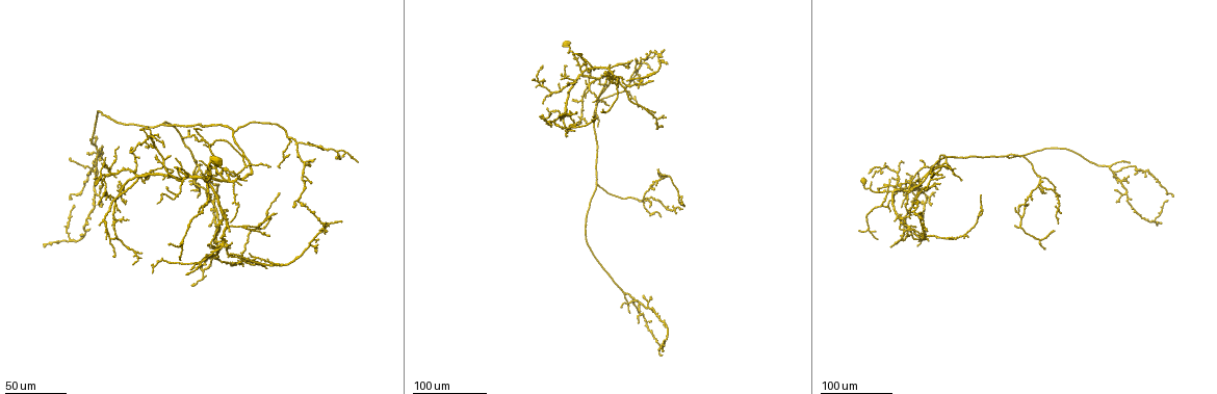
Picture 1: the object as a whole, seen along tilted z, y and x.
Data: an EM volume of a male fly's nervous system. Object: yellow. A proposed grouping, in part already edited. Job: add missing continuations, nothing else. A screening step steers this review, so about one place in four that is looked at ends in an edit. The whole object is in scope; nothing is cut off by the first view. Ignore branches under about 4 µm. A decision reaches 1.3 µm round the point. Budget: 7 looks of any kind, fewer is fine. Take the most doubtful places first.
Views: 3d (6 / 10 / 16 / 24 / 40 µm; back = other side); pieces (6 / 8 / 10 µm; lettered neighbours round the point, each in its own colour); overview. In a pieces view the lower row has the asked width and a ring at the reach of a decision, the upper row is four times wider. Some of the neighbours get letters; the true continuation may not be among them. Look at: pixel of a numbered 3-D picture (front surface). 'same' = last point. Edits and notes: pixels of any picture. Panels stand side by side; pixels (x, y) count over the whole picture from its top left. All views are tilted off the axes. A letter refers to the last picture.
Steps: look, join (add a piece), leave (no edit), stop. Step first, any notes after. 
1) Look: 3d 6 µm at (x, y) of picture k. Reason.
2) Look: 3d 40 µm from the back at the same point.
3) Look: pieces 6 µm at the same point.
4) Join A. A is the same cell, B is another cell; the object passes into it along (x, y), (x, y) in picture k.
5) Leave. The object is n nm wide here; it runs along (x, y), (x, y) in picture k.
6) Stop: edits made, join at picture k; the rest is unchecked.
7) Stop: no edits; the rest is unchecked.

Look: 3d 24 µm at (1128, 162) of picture 1.

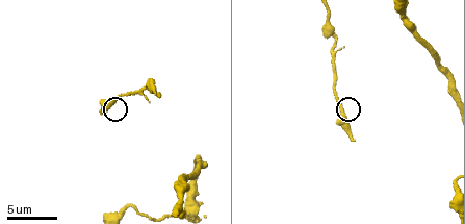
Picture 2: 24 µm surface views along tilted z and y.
Look: pieces 10 µm at (102, 114) of picture 2. See the neighbours.

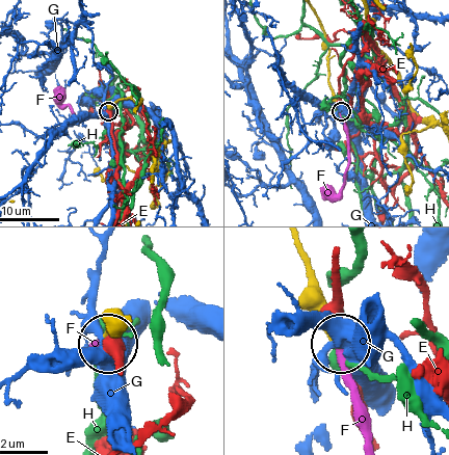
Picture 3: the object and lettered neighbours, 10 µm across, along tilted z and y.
Leave. The object is 200 nm wide here; E, F, G and H are other cells; no lettered piece goes on from it.

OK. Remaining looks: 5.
Look: 3d 40 µm at (623, 78) of picture 1. Branch stops here.

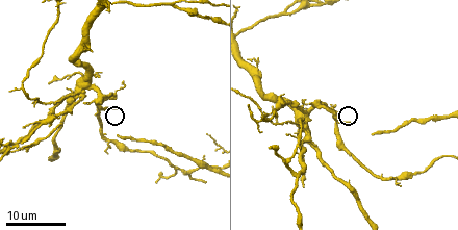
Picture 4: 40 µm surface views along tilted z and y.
Look: pieces 10 µm at (116, 109) of picture 4. See the neighbours.

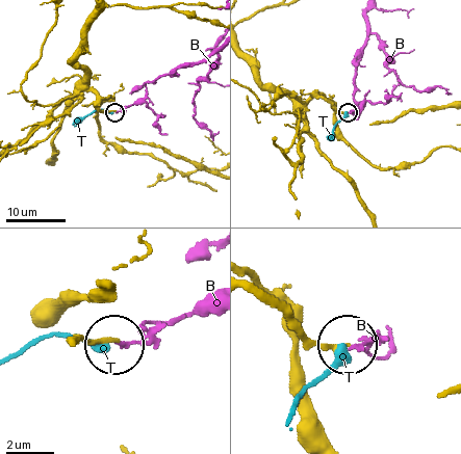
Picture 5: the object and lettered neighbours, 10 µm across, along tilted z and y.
Leave. B and T are other cells; none of them fits.

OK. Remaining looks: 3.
Look: 3d 24 µm at (100, 208) of picture 1. Long arm stops here.

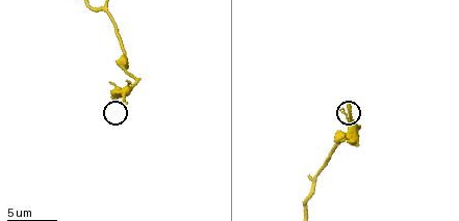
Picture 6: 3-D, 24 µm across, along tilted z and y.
Look: 3d 10 µm at (351, 104) of picture 6.

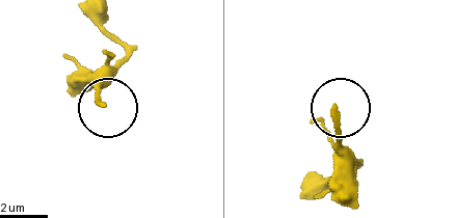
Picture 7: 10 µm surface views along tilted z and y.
Look: pieces 6 µm at (104, 104) of picture 7.

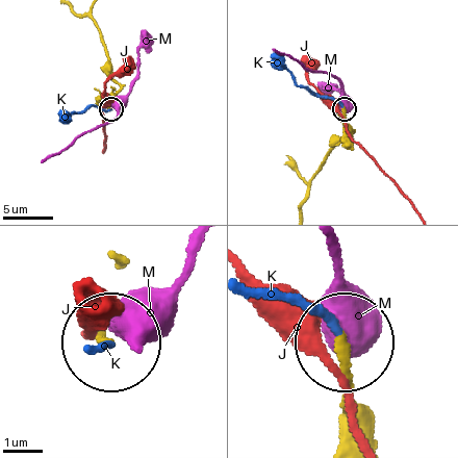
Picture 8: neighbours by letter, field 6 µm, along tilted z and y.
Join K. The object is 200 nm wide here; K is the same cell, J and M are other cells; it goes on there.

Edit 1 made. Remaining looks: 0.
Stop: edits made, join at picture 8; the rest is unchecked.

